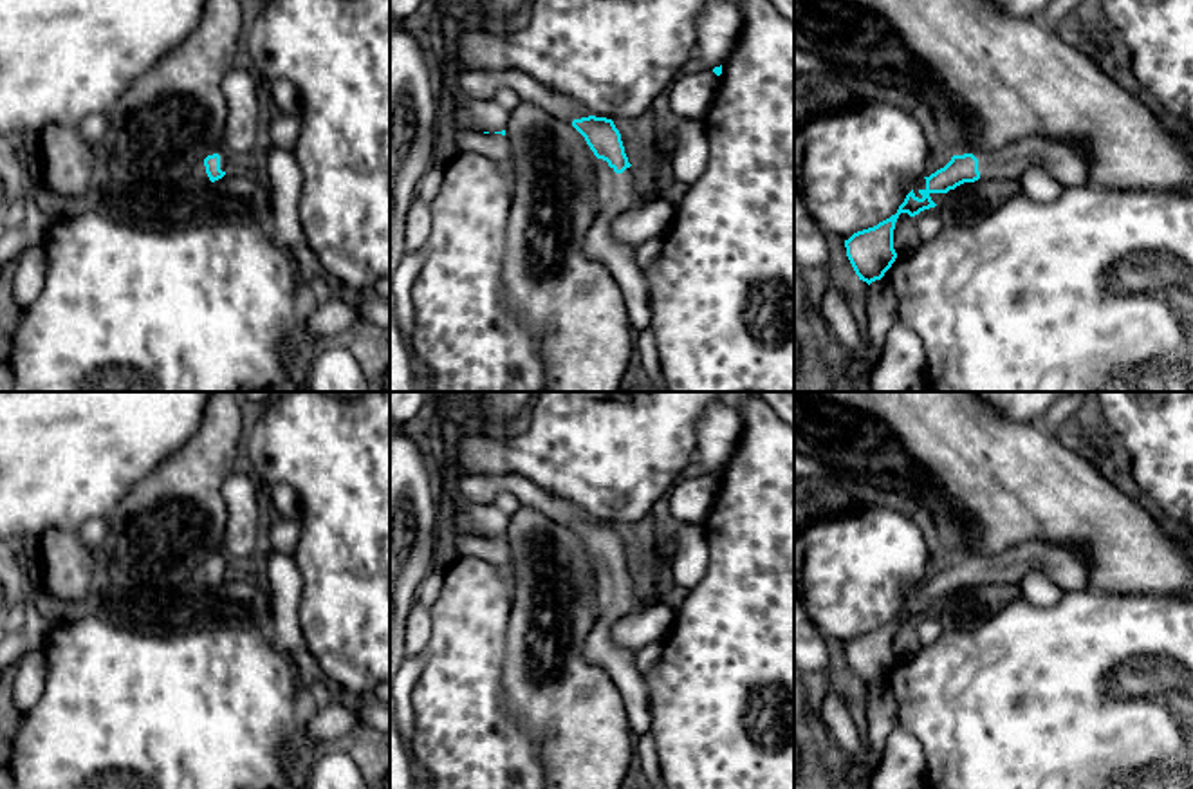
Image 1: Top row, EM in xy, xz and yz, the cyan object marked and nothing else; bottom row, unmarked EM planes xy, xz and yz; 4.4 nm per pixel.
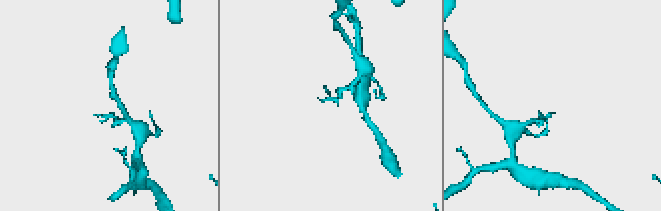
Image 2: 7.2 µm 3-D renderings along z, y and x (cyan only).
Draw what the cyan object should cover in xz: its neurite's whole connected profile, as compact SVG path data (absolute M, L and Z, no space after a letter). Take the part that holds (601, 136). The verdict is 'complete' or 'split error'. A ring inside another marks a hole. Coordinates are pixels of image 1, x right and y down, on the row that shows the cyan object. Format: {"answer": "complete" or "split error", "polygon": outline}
{"answer": "split error", "polygon": "M581 117L572 126L585 137L597 157L603 186L599 188L599 211L585 237L585 255L605 265L624 298L628 321L637 336L650 327L650 287L643 273L635 247L612 237L612 222L624 211L639 208L632 164L624 153L621 134L612 119Z"}

